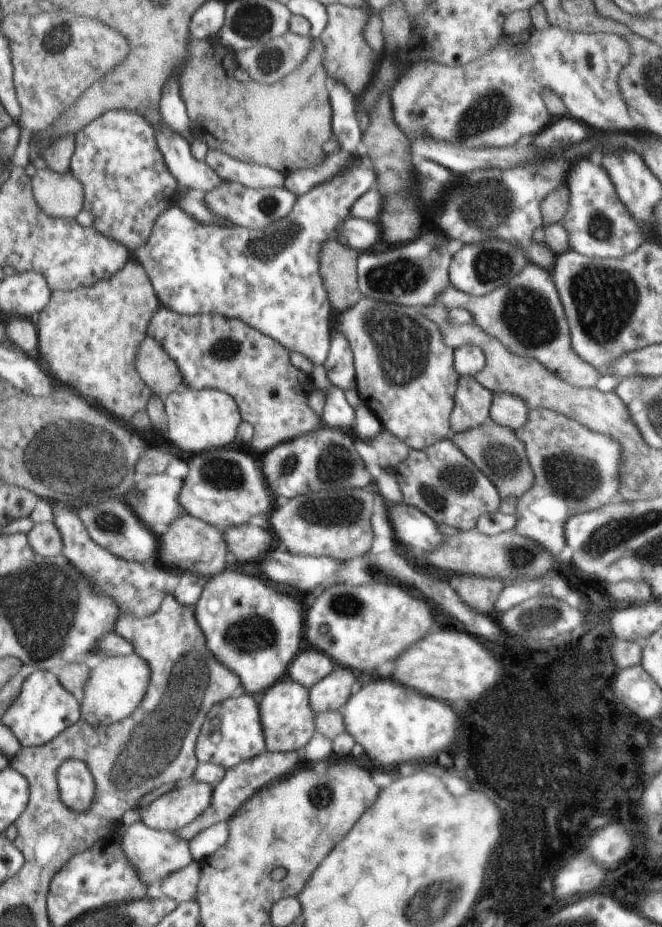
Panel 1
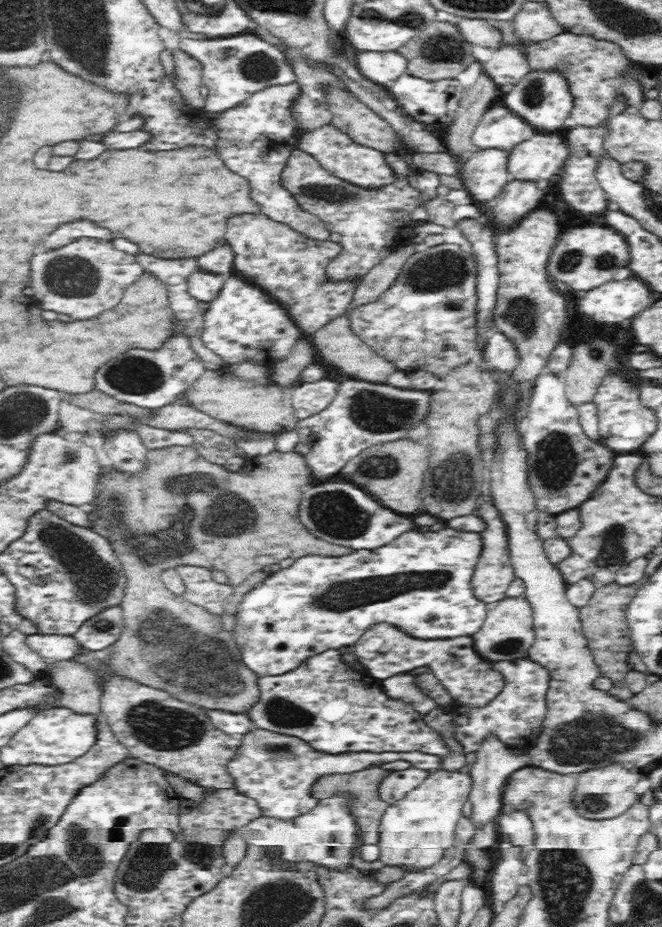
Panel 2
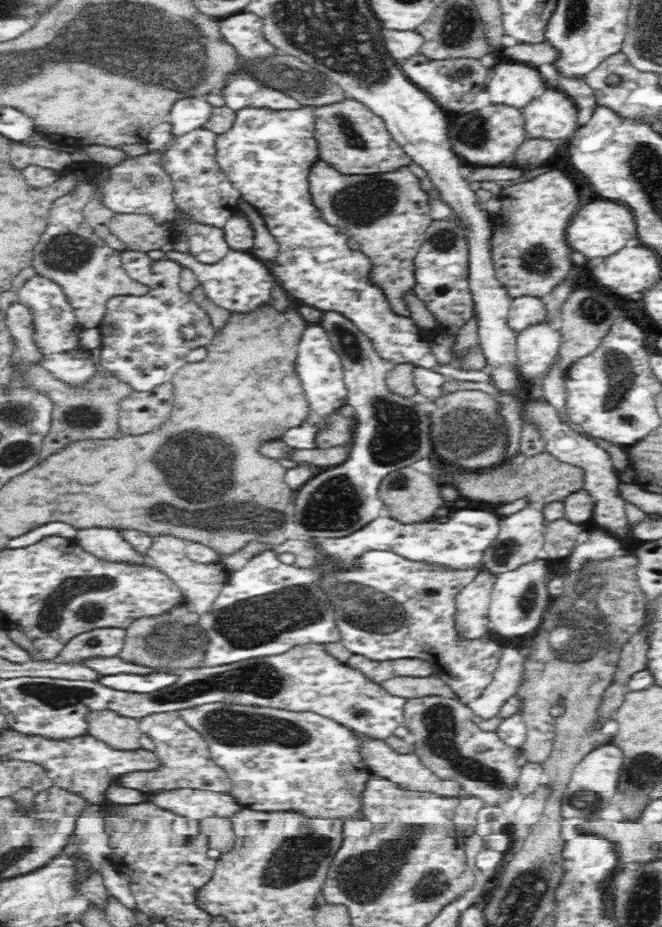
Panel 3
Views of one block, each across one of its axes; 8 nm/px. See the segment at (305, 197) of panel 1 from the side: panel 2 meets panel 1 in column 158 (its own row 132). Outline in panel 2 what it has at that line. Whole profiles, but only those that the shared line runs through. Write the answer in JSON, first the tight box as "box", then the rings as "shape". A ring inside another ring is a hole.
{"box":[204,81,331,240],"shape":[[[295,81],[272,85],[252,94],[239,107],[232,108],[222,115],[214,113],[204,115],[212,118],[212,123],[219,128],[218,156],[232,172],[250,181],[251,198],[262,205],[263,214],[276,222],[291,225],[296,231],[312,239],[324,240],[328,239],[331,233],[325,224],[317,216],[302,210],[294,201],[294,197],[281,187],[282,170],[299,138],[295,130],[297,122],[291,118],[289,111],[289,106],[298,92],[299,87]]]}

